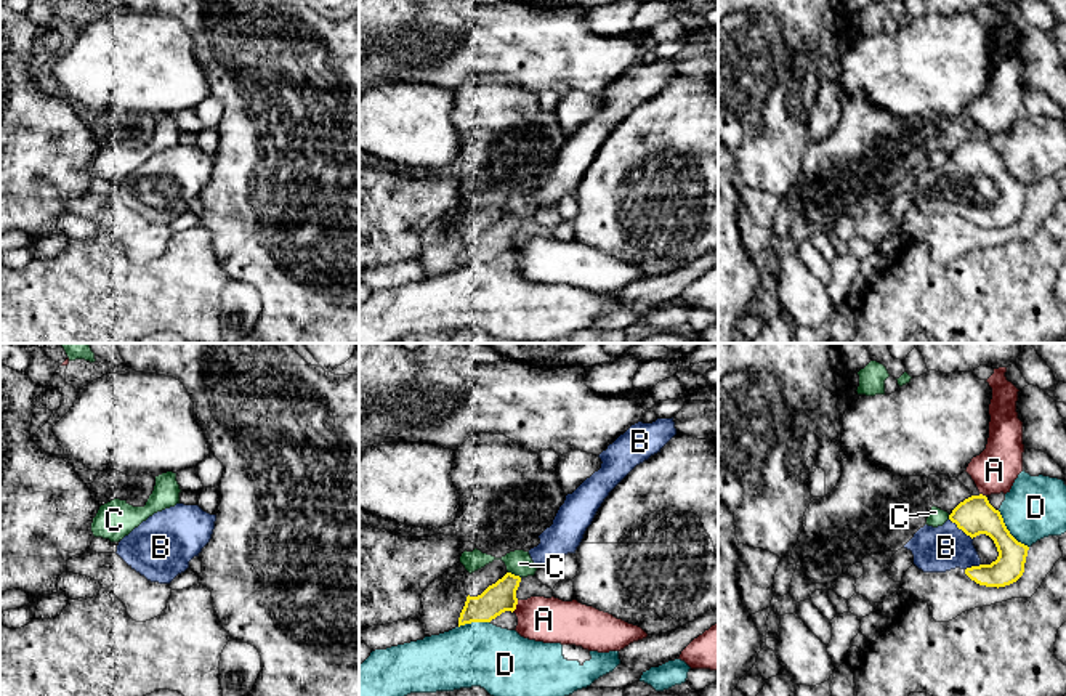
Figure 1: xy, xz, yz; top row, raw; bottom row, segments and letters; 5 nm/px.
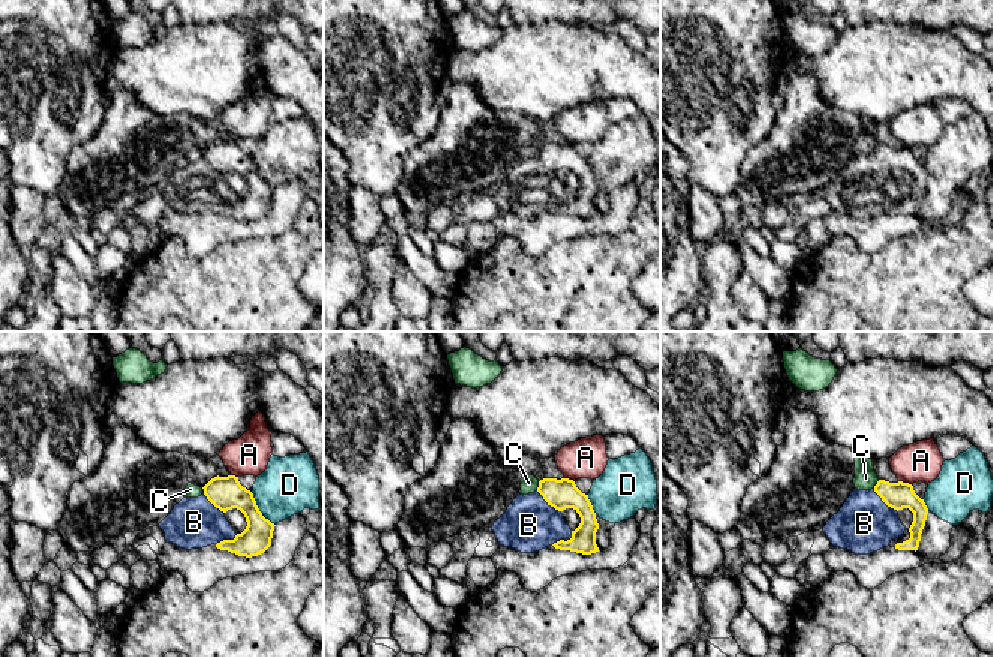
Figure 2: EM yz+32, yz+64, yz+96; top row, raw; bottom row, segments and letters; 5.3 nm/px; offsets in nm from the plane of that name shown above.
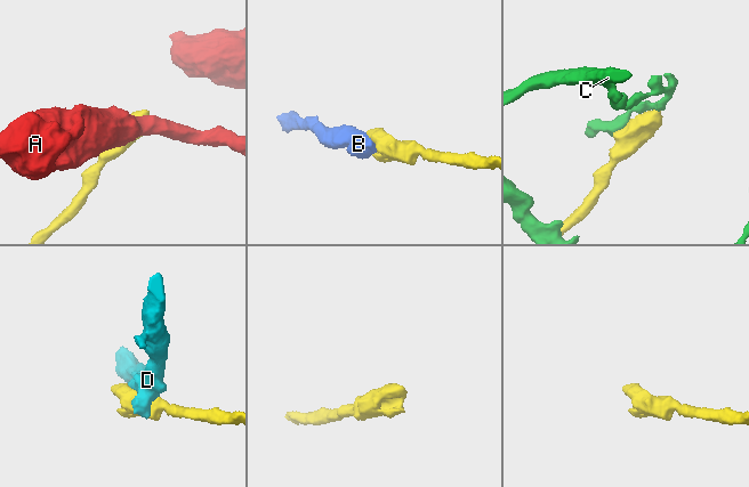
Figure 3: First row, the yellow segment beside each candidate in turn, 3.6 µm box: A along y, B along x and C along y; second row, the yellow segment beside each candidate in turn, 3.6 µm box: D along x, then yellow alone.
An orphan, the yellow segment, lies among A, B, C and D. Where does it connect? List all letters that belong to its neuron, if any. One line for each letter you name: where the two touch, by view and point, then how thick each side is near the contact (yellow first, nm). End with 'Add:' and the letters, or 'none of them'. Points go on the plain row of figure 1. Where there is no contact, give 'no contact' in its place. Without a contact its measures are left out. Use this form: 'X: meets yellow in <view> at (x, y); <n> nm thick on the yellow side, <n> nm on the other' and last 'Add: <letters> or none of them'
B: meets yellow in yz at (961, 169); 190 nm thick on the yellow side, 220 nm on the other
Add: B

